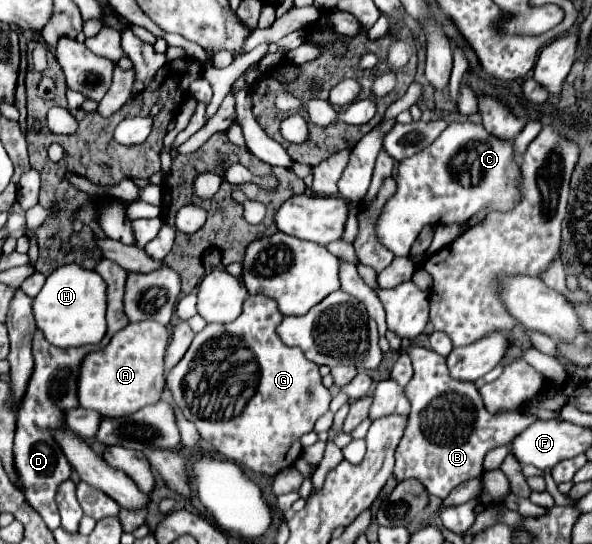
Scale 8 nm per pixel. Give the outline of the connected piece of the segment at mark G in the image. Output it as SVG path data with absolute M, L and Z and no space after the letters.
M251 295L245 299L243 313L235 321L225 325L211 323L197 333L185 357L167 373L167 387L177 407L195 423L199 435L227 459L237 461L242 469L271 477L301 457L299 439L313 429L315 421L329 411L331 403L331 393L321 383L319 367L305 359L297 347L287 347L277 337L275 329L281 319L283 315L277 311L273 299Z

